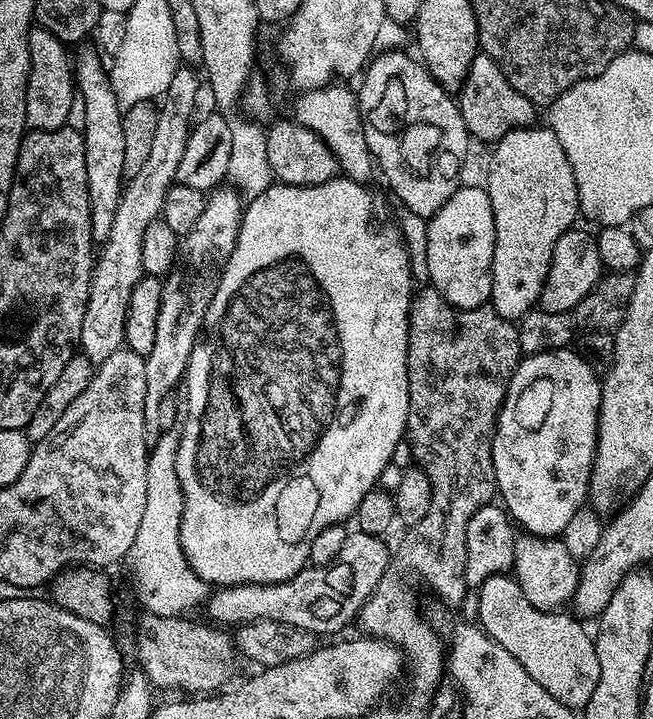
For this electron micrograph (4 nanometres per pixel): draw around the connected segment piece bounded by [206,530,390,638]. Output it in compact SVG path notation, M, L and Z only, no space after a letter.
M359 530L349 531L338 558L328 567L306 566L292 580L277 584L234 584L220 586L206 601L208 616L213 625L239 626L255 620L273 620L298 626L318 638L328 638L331 632L340 632L359 617L362 606L374 594L378 582L390 570L385 541L374 534Z

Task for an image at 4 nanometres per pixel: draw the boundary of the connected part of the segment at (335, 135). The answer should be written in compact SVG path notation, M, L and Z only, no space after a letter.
M333 82L322 88L307 89L301 95L304 97L293 106L291 115L296 123L306 126L311 132L317 132L326 142L326 146L330 146L340 164L340 172L347 179L366 184L369 183L372 172L374 176L374 161L360 122L357 93L353 89L351 92L344 84L347 83Z

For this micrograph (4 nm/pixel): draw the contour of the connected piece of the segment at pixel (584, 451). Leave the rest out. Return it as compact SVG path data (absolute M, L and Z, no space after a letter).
M571 347L524 356L508 383L492 438L493 468L496 491L503 507L527 535L559 537L589 499L588 483L596 457L601 383L601 377Z

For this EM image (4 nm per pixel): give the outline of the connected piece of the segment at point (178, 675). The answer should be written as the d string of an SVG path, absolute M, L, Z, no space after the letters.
M141 615L140 625L134 628L134 649L140 659L139 667L148 675L153 689L177 688L180 694L216 694L229 683L228 679L236 672L238 649L233 637L227 631L216 626L203 628L200 624L191 624L184 616Z

